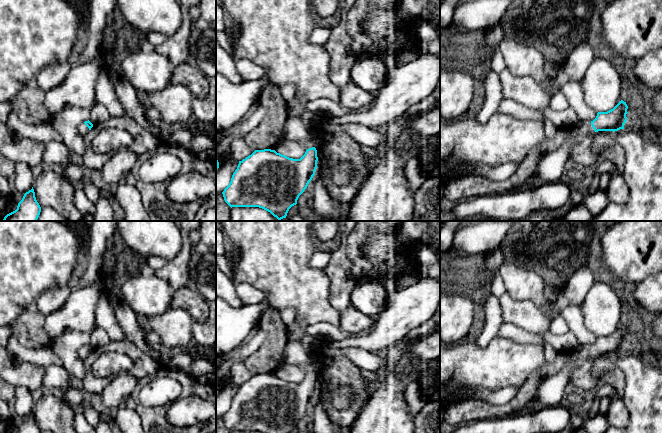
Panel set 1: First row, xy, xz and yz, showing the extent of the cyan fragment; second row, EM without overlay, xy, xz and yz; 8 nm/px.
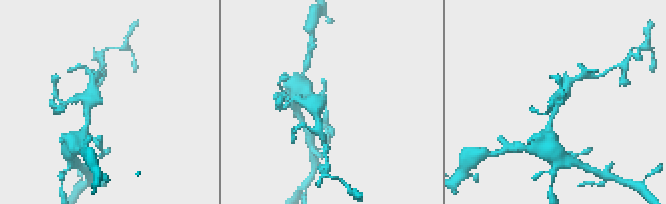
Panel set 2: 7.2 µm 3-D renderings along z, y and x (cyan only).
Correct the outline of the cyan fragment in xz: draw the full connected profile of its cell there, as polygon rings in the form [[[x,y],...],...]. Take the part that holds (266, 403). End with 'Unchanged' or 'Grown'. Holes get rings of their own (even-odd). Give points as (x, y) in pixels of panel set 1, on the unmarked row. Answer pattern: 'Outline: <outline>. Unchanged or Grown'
Outline: [[[301,340],[288,341],[284,349],[284,363],[298,365],[306,376],[300,383],[289,382],[275,374],[255,374],[239,385],[229,409],[222,416],[225,426],[232,431],[259,431],[262,433],[290,433],[307,412],[317,392],[315,360],[306,353]]]. Grown

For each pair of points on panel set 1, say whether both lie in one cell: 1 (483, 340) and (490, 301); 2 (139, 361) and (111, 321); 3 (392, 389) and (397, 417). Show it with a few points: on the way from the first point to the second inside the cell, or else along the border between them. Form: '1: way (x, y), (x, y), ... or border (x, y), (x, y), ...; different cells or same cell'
1: way (490, 330), (491, 311); same cell
2: border (124, 338), (111, 341); different cells
3: way (392, 396), (392, 410); same cell

